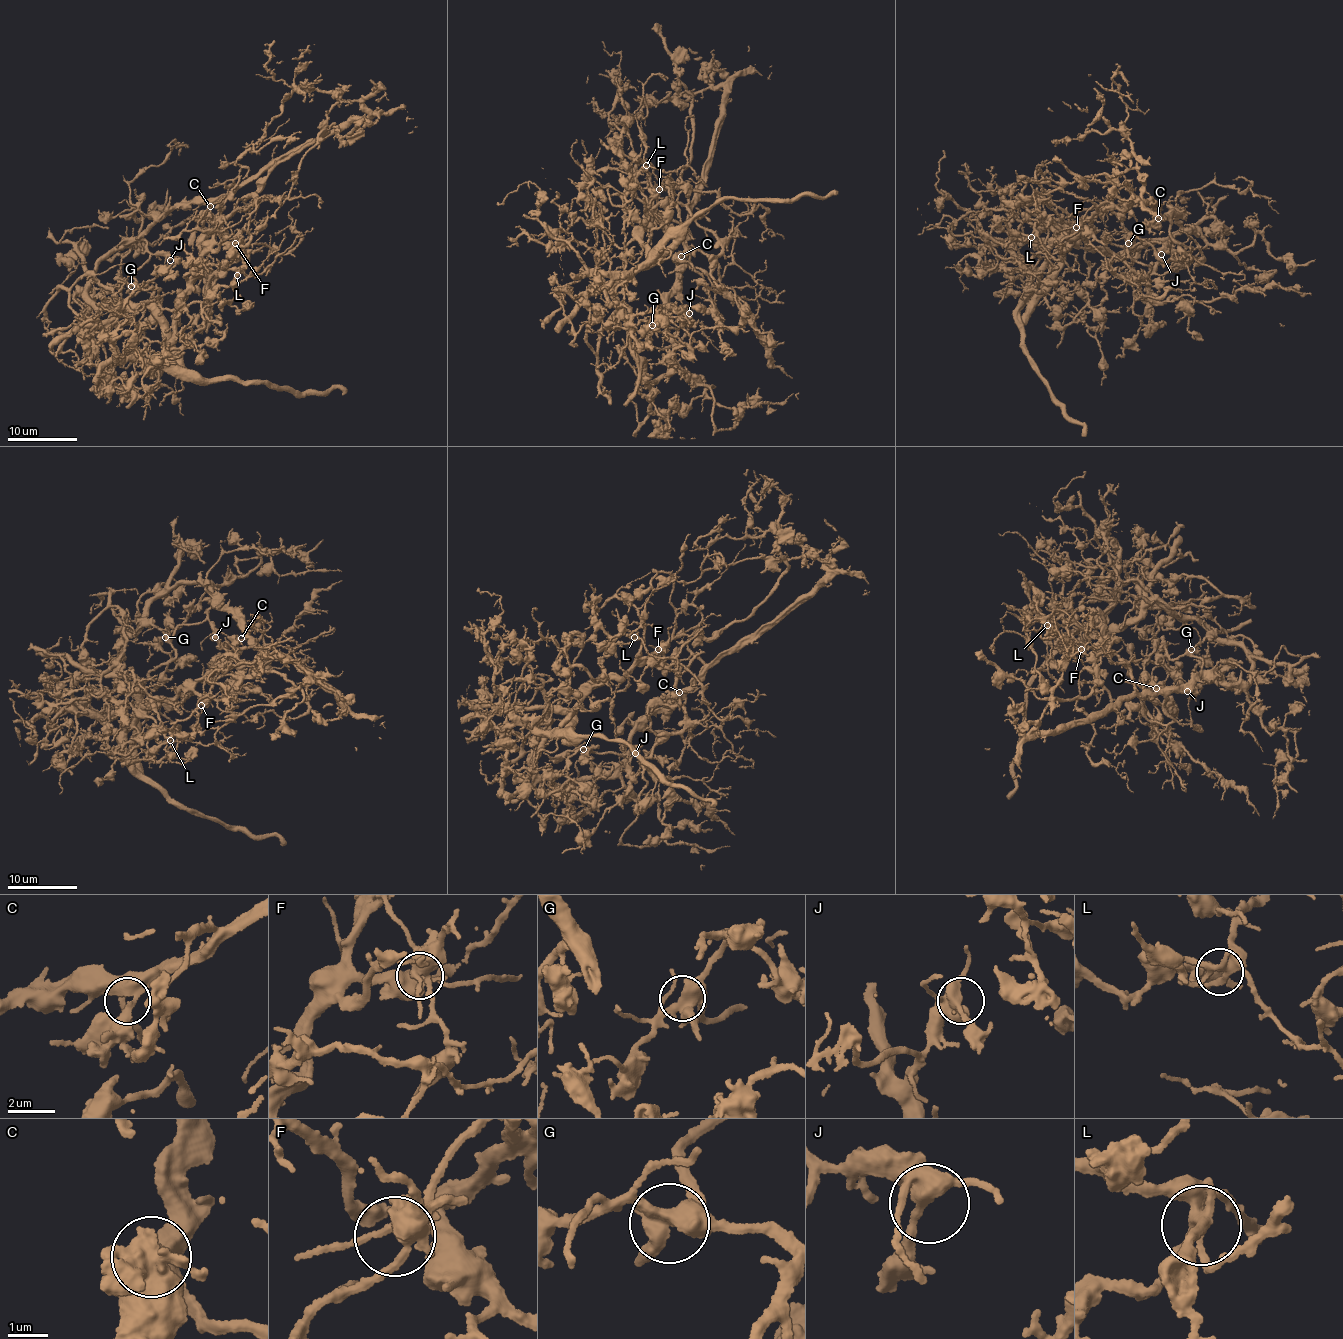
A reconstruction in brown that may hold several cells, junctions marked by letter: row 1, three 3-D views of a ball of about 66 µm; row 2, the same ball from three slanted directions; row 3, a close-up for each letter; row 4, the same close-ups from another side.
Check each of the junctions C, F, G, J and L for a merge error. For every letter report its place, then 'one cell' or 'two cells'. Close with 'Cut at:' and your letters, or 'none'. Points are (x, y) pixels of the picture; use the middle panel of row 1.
C: at (681, 256); one cell
F: at (659, 189); one cell
G: at (652, 325); one cell
J: at (689, 313); one cell
L: at (646, 165); one cell
Cut at: none

